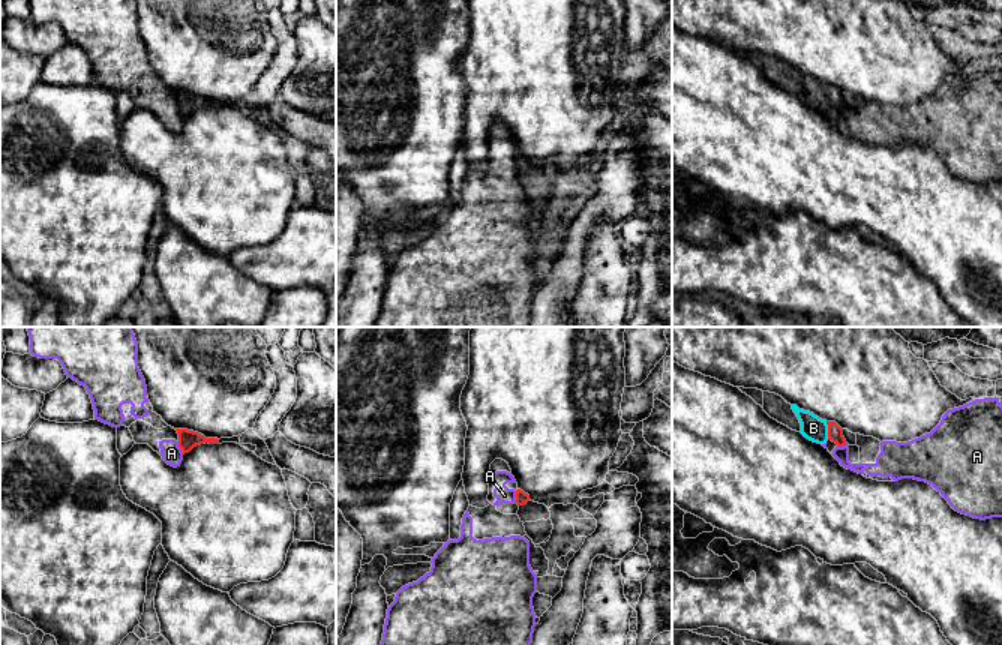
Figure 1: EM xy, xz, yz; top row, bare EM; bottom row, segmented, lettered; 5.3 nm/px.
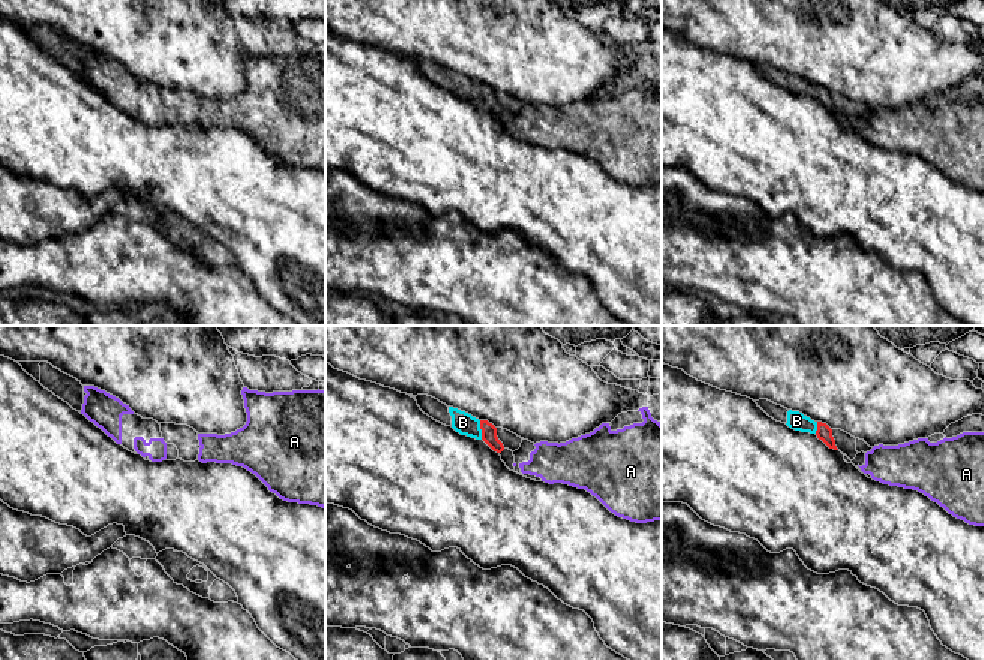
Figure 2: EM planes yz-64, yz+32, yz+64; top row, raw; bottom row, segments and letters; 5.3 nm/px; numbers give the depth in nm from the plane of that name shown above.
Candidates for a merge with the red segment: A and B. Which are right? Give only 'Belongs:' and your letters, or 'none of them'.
Belongs: B

